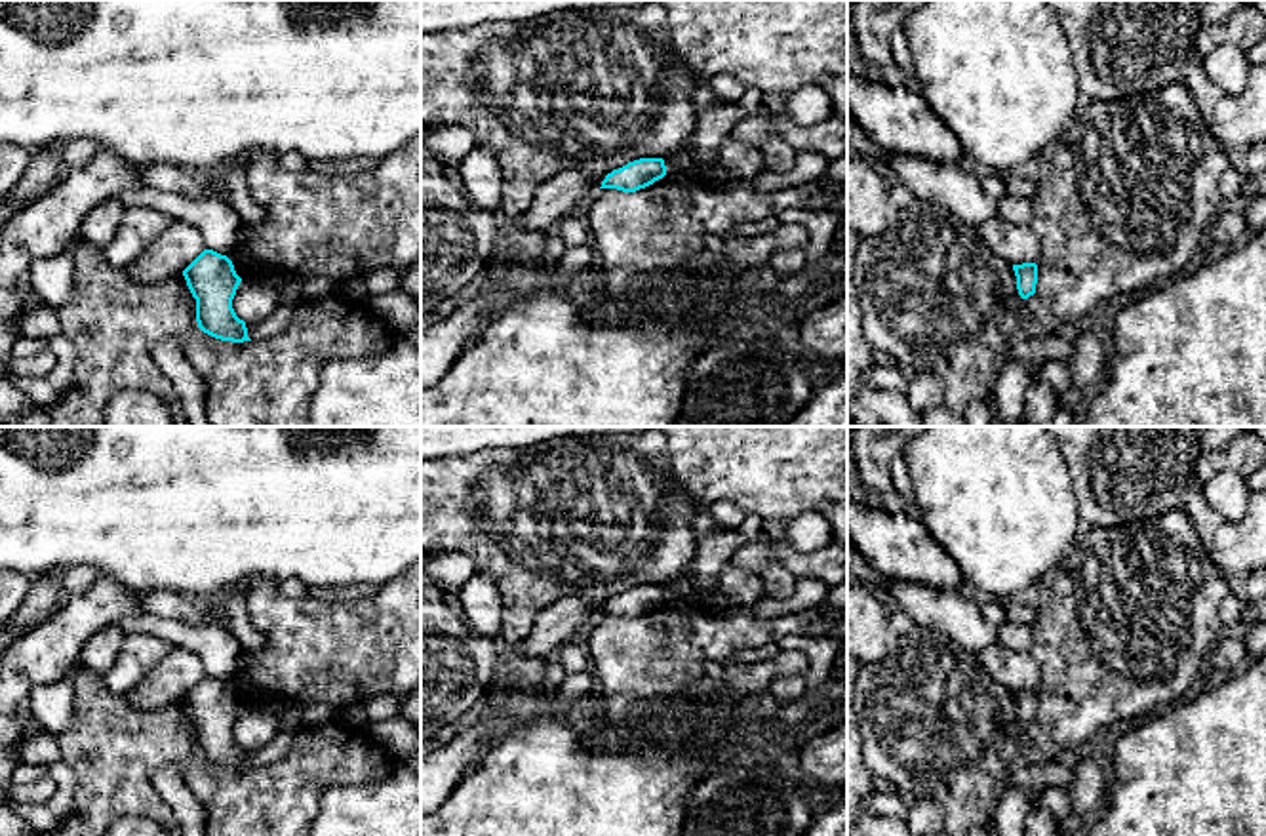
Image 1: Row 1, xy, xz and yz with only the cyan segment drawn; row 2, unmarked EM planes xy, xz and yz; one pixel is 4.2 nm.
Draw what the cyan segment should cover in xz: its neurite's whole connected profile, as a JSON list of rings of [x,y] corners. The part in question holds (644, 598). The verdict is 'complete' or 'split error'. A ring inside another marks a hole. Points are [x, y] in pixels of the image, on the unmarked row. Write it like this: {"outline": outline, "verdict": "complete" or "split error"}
{"outline": [[[640,585],[605,602],[600,615],[636,619],[666,602],[663,585]]], "verdict": "complete"}

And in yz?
{"outline": [[[1022,689],[1013,691],[1015,703],[1017,703],[1017,716],[1022,726],[1028,726],[1036,720],[1038,710],[1038,691],[1036,689]]], "verdict": "complete"}

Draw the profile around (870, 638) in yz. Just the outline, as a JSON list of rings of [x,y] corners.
[[[847,583],[847,653],[860,665],[876,665],[897,647],[889,613],[891,606],[870,587]]]

